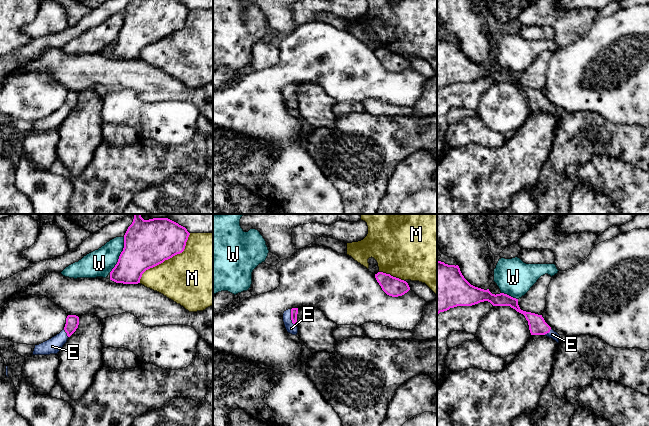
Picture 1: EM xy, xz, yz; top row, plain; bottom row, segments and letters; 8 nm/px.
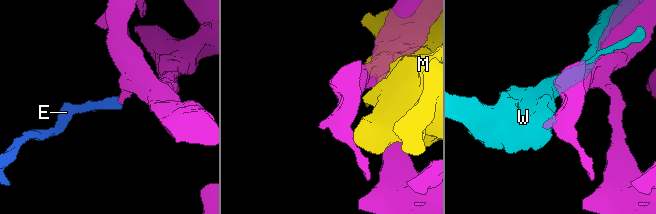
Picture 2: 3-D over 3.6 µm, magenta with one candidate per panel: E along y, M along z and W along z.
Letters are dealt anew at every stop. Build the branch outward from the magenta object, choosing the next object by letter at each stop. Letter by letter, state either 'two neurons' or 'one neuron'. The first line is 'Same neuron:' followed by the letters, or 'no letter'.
Same neuron: E
E: one neuron
M: two neurons
W: two neurons

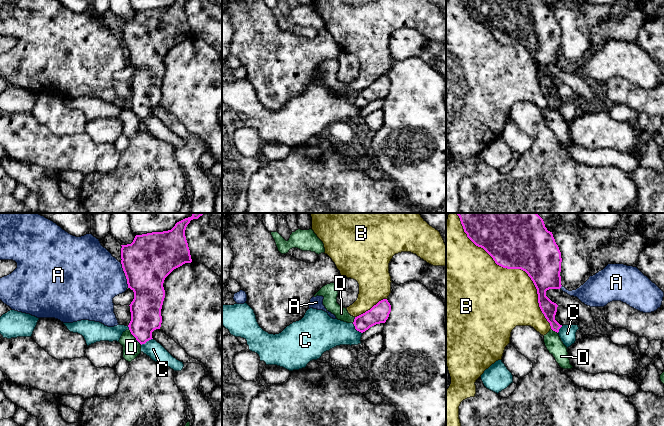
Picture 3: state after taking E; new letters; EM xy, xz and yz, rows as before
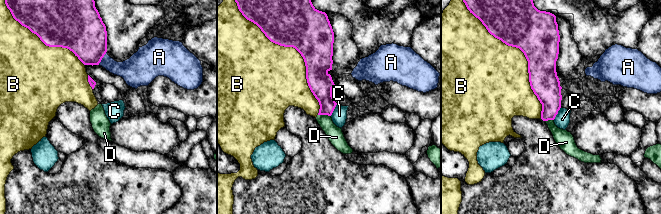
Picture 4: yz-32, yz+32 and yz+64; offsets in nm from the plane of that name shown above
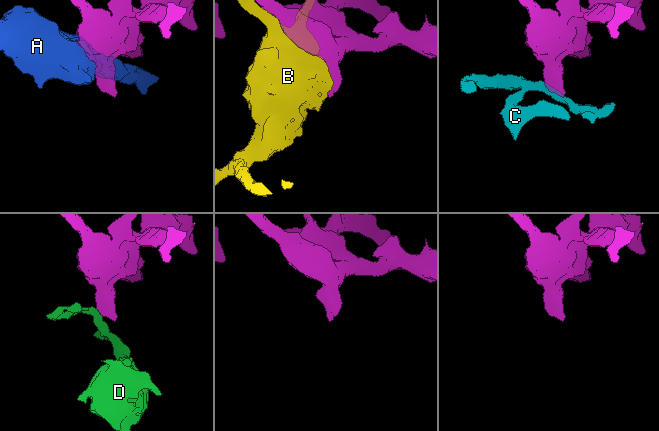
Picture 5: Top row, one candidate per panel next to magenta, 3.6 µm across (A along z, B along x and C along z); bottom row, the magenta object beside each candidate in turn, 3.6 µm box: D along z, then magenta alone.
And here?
Same neuron: no letter
A: two neurons
B: two neurons
C: two neurons
D: two neurons

